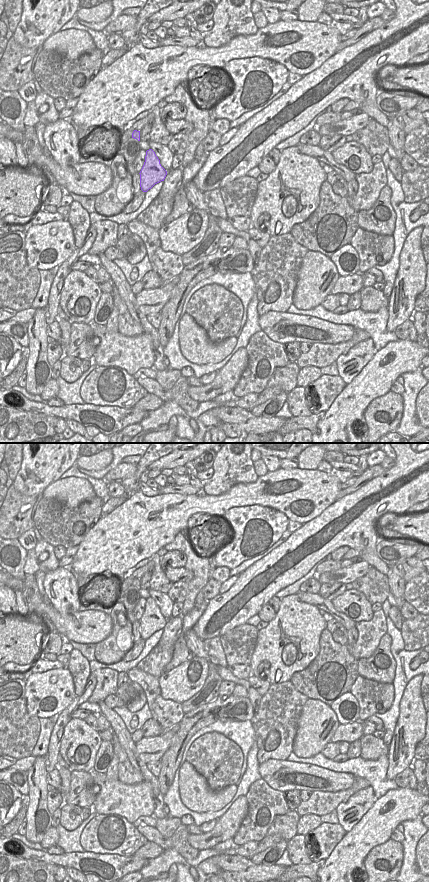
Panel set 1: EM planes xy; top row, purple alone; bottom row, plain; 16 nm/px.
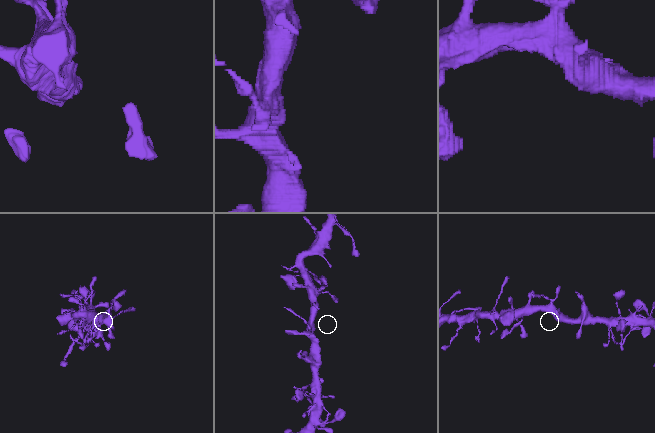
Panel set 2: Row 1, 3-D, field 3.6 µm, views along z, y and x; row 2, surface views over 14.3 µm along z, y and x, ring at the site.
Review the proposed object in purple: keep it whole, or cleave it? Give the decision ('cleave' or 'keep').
cleave

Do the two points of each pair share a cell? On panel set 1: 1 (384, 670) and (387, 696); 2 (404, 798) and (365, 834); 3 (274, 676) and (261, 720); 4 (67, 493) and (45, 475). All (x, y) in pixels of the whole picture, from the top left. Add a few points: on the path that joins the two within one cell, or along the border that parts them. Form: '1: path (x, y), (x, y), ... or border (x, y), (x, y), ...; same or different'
1: border (362, 676), (380, 682), (391, 683); different
2: path (394, 808), (375, 826); same
3: border (289, 680), (271, 684); different
4: border (59, 479), (51, 482), (42, 492); different

